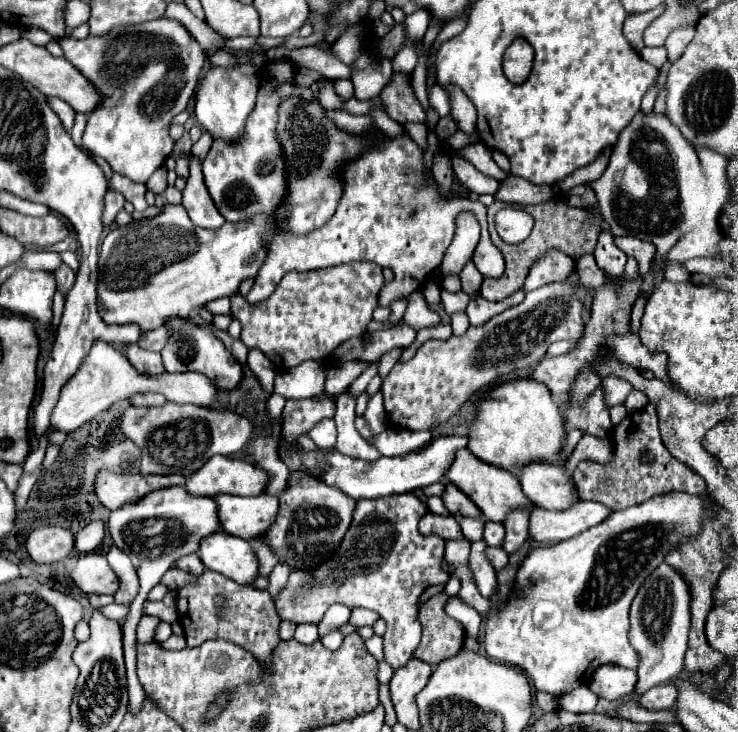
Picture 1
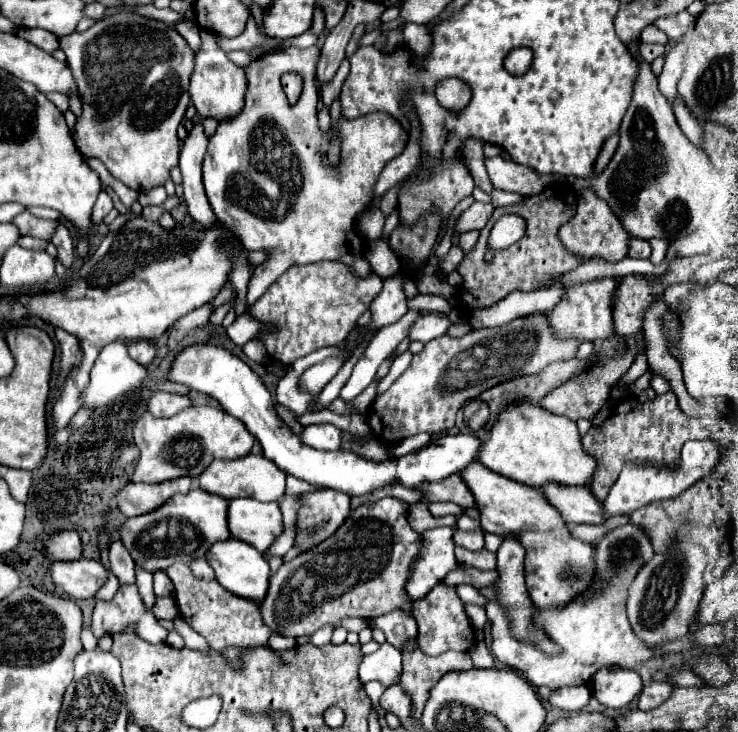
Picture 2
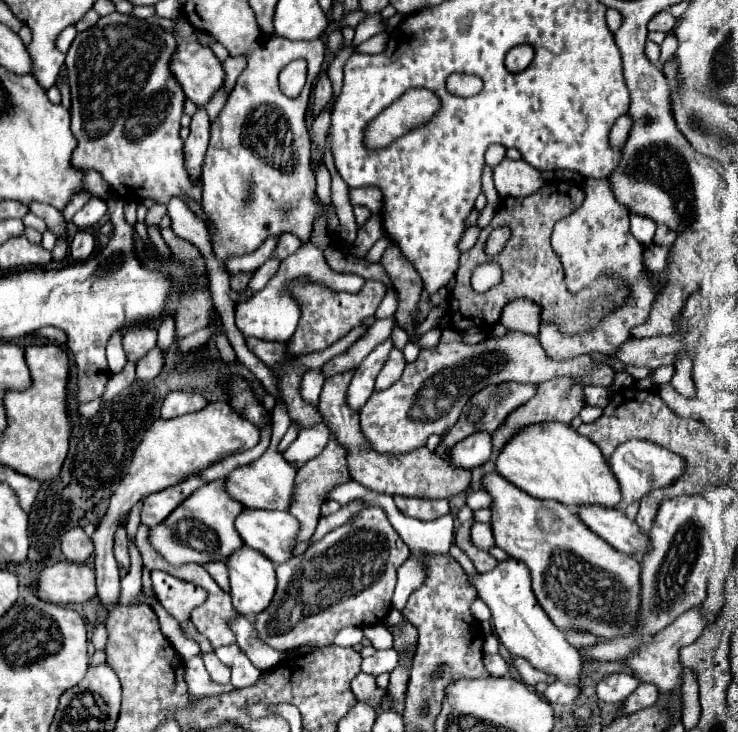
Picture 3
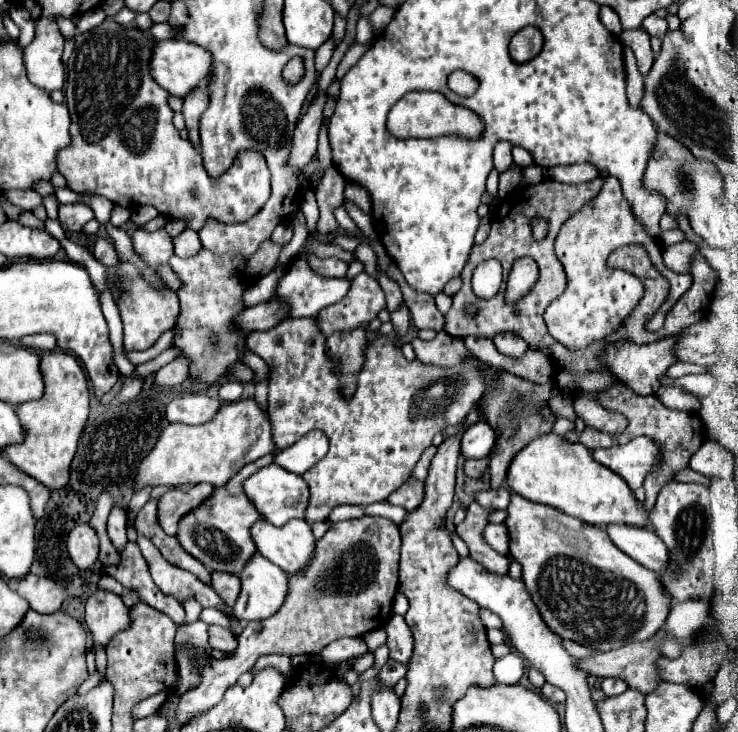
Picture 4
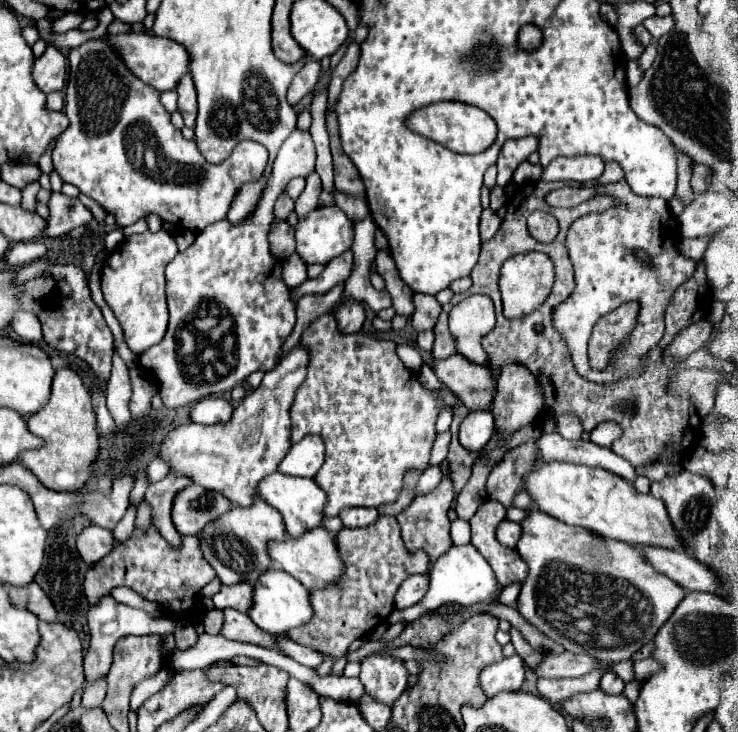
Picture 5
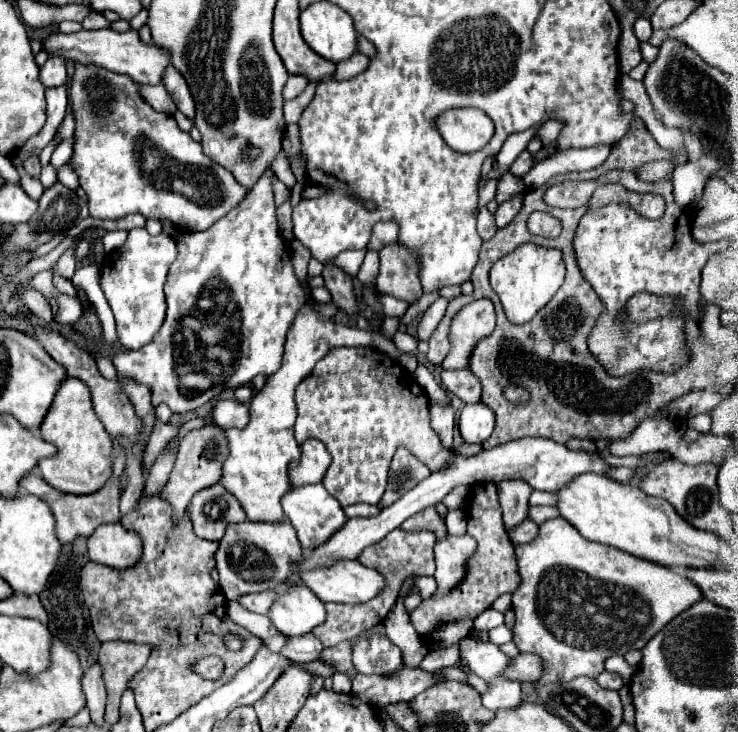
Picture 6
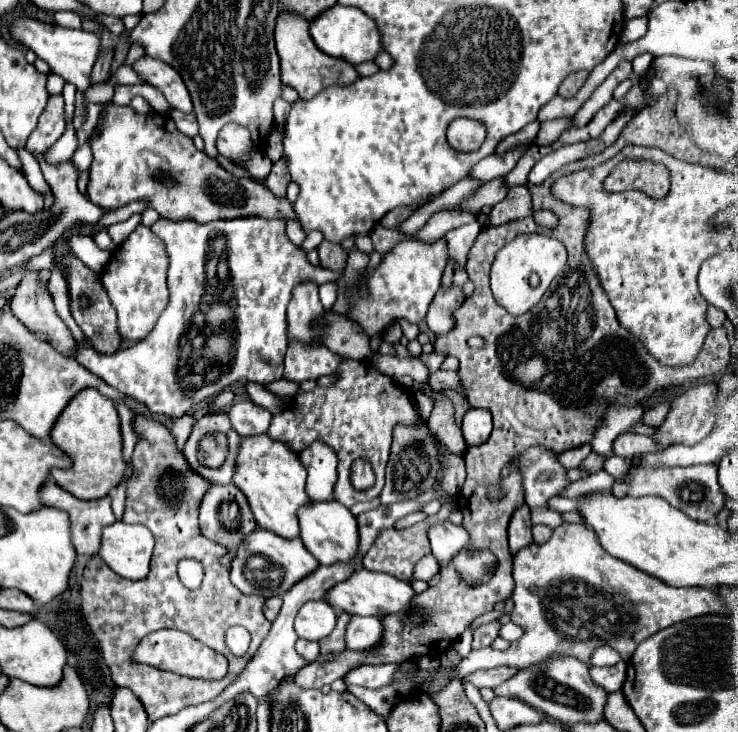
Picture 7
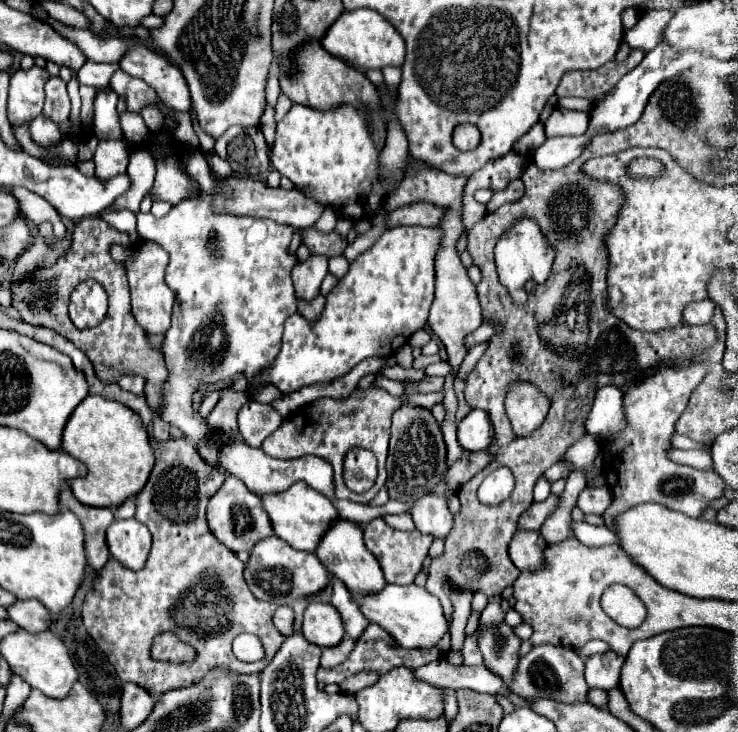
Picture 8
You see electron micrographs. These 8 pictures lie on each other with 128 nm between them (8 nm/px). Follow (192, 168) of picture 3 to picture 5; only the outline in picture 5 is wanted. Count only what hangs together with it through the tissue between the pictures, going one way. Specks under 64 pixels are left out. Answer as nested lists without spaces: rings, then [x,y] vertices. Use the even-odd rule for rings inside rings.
[[[188,74],[178,80],[176,92],[178,92],[178,110],[184,116],[184,124],[194,128],[194,120],[196,120],[196,112],[198,112],[198,102],[196,102],[196,88],[194,88],[192,78]]]

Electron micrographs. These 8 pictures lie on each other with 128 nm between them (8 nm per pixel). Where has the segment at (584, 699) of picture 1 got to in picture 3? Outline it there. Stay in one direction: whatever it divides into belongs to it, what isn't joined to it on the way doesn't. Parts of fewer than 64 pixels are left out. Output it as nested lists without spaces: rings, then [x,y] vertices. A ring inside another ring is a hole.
[[[554,682],[554,684],[550,684],[550,686],[546,688],[544,696],[546,696],[546,700],[548,700],[550,704],[554,704],[554,702],[558,702],[558,704],[572,704],[580,693],[580,688],[579,692],[576,692],[576,688],[570,688],[568,684]]]

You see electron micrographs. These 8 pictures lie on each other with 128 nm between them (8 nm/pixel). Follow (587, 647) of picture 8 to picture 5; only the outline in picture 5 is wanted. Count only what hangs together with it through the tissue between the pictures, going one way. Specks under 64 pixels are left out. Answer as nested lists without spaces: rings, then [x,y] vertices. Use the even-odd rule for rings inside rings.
[[[624,660],[624,662],[618,662],[618,664],[614,664],[614,668],[612,668],[612,672],[616,674],[616,676],[620,676],[624,682],[630,682],[630,680],[634,680],[634,668],[632,668],[632,660]]]

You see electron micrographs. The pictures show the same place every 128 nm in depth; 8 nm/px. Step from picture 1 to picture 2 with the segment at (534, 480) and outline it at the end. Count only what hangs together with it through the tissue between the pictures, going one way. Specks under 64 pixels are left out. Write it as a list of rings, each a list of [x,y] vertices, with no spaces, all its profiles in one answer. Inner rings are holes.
[[[548,484],[548,488],[540,488],[540,492],[570,524],[600,526],[606,522],[602,502],[596,500],[588,488],[556,488],[554,484]]]

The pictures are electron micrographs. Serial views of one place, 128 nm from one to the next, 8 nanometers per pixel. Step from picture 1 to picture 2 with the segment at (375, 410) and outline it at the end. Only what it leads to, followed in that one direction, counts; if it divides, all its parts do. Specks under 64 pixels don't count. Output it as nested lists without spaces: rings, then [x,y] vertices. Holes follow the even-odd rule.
[[[406,350],[404,354],[400,354],[400,356],[394,360],[390,372],[384,376],[384,380],[380,380],[380,384],[378,384],[378,394],[384,392],[384,390],[410,366],[410,362],[412,362],[412,352],[410,352],[410,350]]]

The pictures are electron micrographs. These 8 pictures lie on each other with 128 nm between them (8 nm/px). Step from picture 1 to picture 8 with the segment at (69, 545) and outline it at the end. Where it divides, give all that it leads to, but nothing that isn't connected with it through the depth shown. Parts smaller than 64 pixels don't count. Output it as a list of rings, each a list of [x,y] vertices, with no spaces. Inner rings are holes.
[[[114,520],[108,528],[108,546],[112,558],[132,570],[140,570],[146,564],[152,536],[150,530],[138,520]]]

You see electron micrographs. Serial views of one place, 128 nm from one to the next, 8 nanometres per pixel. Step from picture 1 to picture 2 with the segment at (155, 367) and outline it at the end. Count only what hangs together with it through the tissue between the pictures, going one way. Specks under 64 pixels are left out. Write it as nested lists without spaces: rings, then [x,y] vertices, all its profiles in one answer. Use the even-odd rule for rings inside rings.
[[[144,340],[144,344],[142,344],[142,342],[130,344],[130,346],[128,346],[128,354],[130,354],[130,356],[132,356],[132,358],[138,362],[138,364],[148,366],[148,364],[154,360],[156,348],[154,348],[154,344],[152,344],[152,342]]]

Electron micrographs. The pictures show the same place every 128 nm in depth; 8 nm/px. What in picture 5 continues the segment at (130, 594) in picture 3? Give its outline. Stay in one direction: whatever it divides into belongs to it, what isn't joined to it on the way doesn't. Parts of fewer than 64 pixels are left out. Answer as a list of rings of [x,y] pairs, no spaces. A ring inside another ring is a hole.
[[[160,456],[154,458],[154,460],[150,462],[150,466],[148,466],[148,478],[150,478],[150,482],[162,480],[168,470],[170,470],[170,464],[168,464],[164,458],[160,458]]]

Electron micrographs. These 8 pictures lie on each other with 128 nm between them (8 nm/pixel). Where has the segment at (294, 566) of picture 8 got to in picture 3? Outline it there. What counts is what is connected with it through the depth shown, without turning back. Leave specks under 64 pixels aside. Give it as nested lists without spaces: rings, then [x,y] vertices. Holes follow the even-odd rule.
[[[292,424],[282,438],[280,444],[278,444],[278,452],[284,452],[284,450],[286,450],[288,446],[297,438],[299,432],[299,427]],[[214,480],[196,490],[160,528],[152,528],[152,546],[172,564],[208,564],[208,562],[226,562],[244,542],[234,528],[234,520],[240,516],[244,506],[234,500],[226,488],[226,480]]]

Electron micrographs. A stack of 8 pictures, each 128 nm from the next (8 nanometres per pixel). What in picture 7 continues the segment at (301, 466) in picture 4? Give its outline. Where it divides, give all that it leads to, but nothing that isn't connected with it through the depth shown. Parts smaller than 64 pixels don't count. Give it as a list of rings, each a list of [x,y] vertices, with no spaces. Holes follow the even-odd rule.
[[[316,442],[300,452],[300,462],[308,472],[306,492],[312,500],[334,502],[334,484],[336,484],[336,454],[332,448]]]

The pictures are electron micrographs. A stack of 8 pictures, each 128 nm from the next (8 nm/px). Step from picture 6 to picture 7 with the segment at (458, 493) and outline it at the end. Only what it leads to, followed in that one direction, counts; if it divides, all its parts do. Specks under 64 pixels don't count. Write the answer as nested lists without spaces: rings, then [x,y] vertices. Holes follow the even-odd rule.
[[[456,502],[444,504],[442,510],[440,510],[436,516],[430,516],[430,518],[426,518],[424,522],[414,524],[412,528],[406,528],[406,530],[384,528],[384,530],[378,534],[376,542],[372,544],[372,548],[364,554],[364,568],[390,574],[390,576],[394,576],[394,578],[398,578],[398,580],[404,580],[404,582],[412,582],[412,574],[414,574],[416,562],[418,562],[422,556],[430,554],[430,544],[428,544],[428,536],[426,536],[428,524],[434,524],[436,520],[446,520],[452,508],[456,508]]]

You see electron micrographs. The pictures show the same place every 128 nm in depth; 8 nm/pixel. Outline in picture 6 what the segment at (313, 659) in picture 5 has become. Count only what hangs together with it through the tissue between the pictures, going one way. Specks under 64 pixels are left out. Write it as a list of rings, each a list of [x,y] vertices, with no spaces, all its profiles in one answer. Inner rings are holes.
[[[228,602],[228,614],[234,618],[236,624],[240,624],[240,626],[248,628],[252,634],[260,636],[264,644],[272,644],[272,648],[276,648],[278,652],[288,642],[288,638],[280,636],[278,630],[274,630],[274,626],[272,626],[272,622],[270,622],[268,616],[252,614],[246,608],[242,608],[238,602]]]

